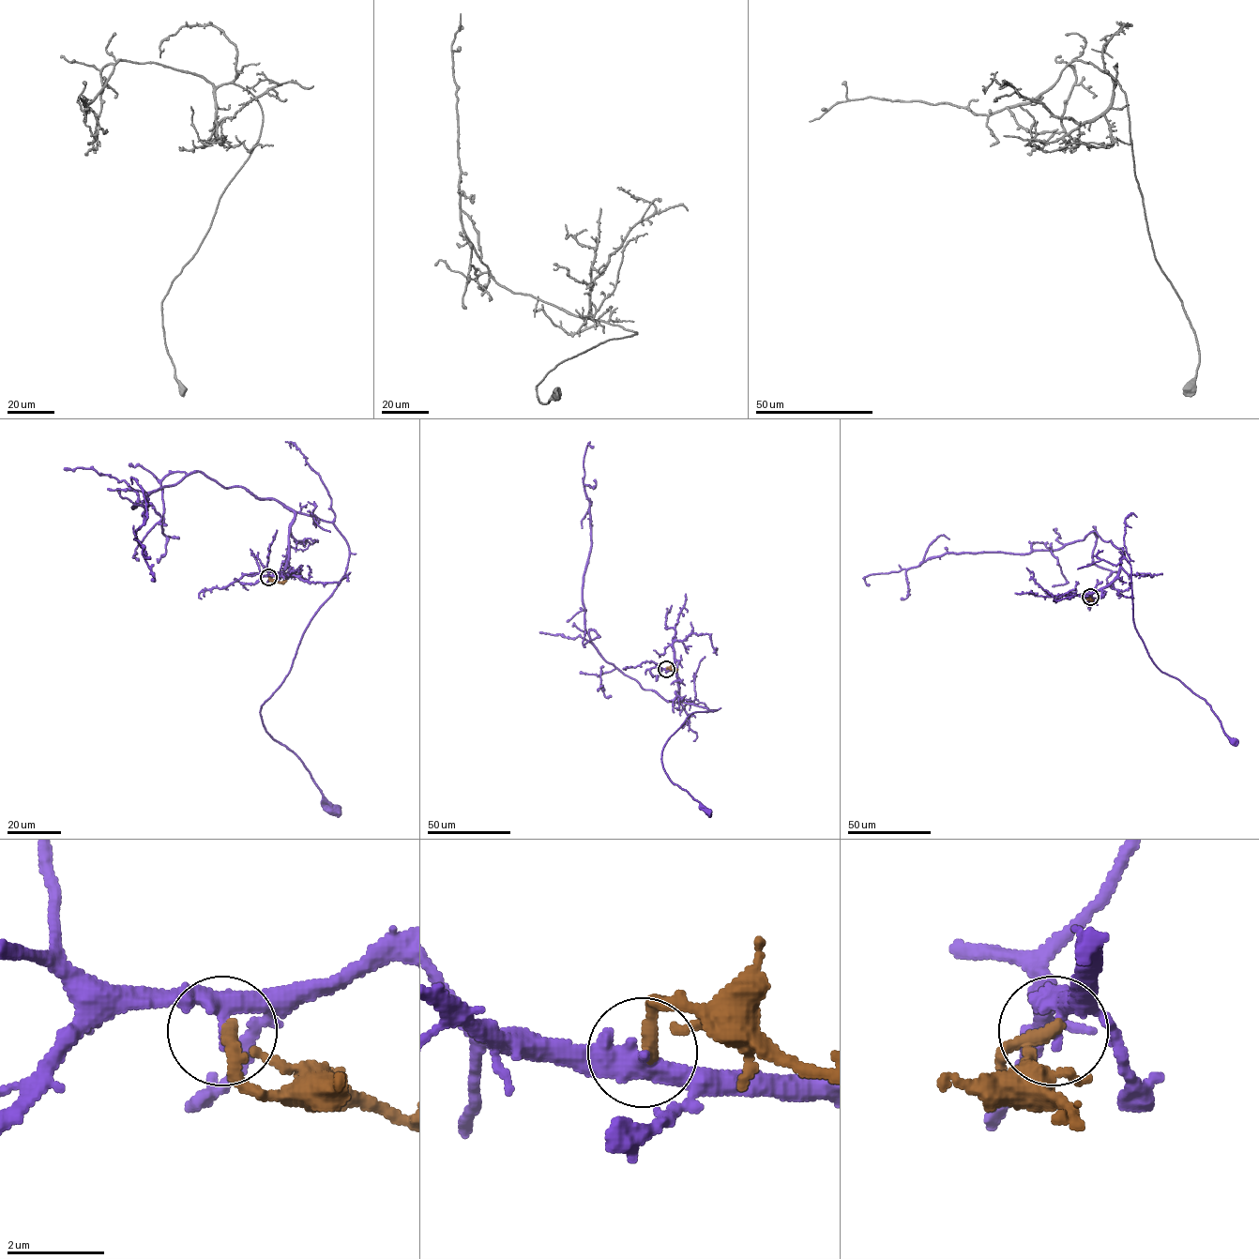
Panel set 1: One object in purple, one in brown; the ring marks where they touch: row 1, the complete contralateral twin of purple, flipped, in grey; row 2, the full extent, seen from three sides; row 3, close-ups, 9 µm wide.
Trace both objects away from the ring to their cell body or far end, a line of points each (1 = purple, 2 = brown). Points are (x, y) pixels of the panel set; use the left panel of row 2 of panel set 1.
1: (268, 577), (286, 567), (295, 513), (331, 522), (346, 541), (343, 578), (261, 711), (335, 811)
2: (268, 577), (279, 582), (286, 580)

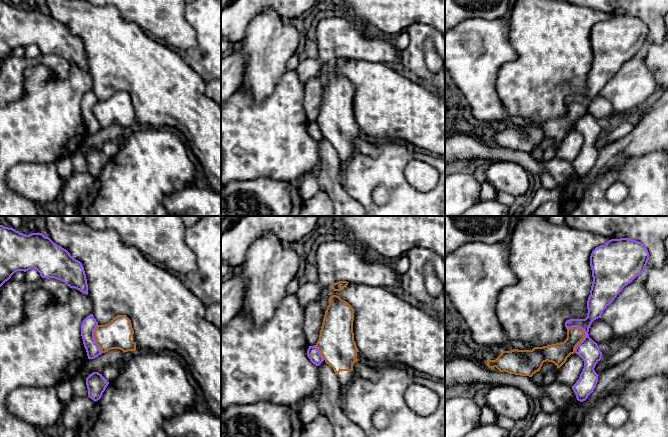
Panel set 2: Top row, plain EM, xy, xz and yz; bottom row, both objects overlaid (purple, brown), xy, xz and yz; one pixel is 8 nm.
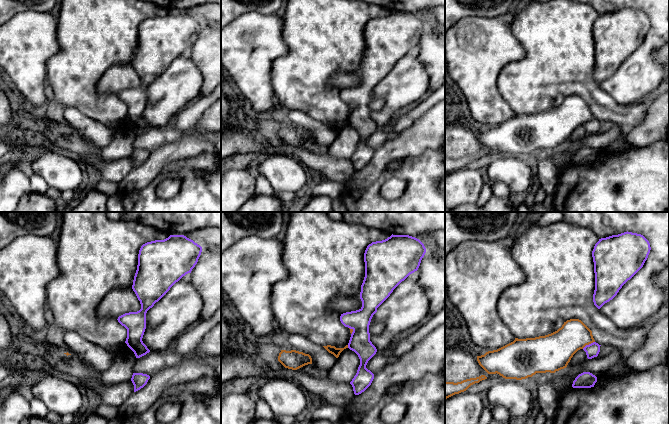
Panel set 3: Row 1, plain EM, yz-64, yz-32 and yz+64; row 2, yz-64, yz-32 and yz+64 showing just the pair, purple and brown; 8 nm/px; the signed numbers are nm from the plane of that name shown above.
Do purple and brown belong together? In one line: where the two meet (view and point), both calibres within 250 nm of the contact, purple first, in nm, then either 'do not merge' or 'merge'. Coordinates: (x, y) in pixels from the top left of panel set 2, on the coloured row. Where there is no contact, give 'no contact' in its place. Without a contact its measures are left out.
contact yz (583, 339); calibres 170 and 160 nm; do not merge

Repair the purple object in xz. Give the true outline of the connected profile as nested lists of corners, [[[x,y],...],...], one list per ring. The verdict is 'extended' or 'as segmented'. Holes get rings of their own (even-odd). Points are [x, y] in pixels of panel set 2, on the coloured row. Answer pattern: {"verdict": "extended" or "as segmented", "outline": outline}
{"verdict": "as segmented", "outline": [[[316,345],[309,346],[307,350],[307,356],[310,359],[310,361],[316,366],[321,365],[321,363],[324,361]]]}

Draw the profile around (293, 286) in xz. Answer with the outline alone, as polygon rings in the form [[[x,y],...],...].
[[[295,277],[292,281],[289,282],[287,286],[287,292],[289,295],[295,295],[300,287],[300,279]]]

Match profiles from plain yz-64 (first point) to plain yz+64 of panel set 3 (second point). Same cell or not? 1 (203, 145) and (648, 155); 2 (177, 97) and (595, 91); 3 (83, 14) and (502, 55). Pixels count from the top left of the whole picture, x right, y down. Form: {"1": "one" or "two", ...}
{"1": "two", "2": "two", "3": "two"}

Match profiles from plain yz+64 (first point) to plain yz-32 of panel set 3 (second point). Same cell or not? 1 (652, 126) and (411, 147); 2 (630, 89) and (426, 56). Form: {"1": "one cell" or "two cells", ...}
{"1": "one cell", "2": "two cells"}

